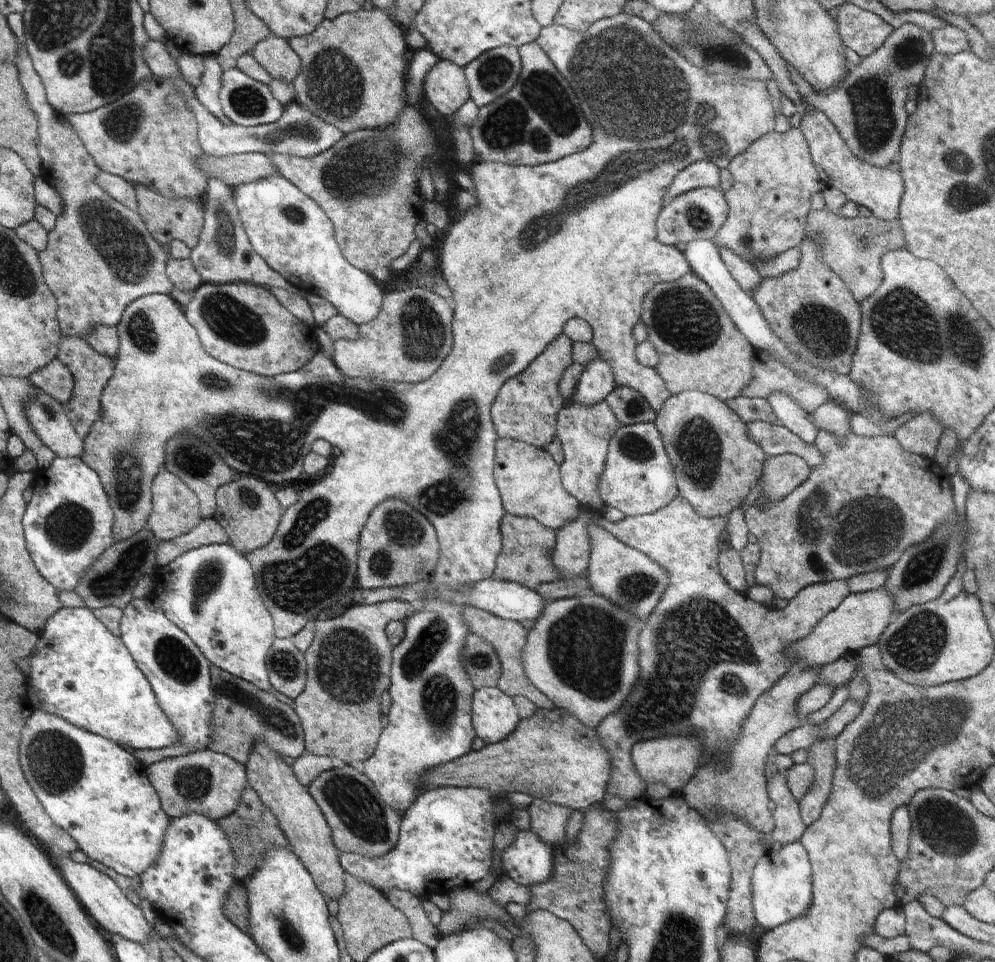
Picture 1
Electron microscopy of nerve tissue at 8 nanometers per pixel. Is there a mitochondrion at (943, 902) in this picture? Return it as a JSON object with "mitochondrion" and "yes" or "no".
{"mitochondrion":"no"}

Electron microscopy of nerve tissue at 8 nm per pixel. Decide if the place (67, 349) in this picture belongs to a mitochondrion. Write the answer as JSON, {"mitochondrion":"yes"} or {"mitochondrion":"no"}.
{"mitochondrion":"no"}

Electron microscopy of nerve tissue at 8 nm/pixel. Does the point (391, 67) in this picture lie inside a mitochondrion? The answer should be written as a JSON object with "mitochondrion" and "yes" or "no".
{"mitochondrion":"no"}

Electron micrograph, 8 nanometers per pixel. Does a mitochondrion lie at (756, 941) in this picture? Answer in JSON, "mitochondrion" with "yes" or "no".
{"mitochondrion":"no"}

